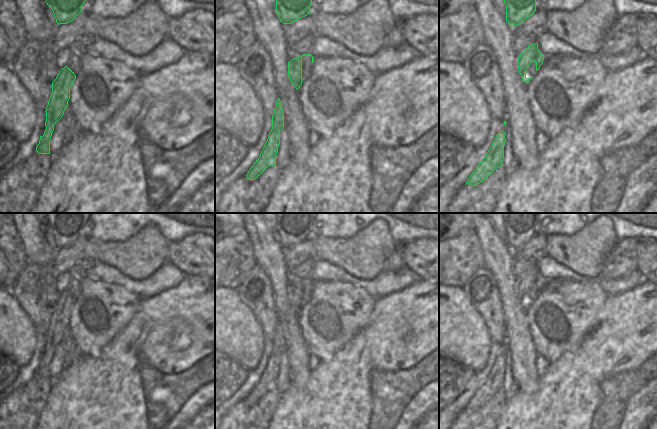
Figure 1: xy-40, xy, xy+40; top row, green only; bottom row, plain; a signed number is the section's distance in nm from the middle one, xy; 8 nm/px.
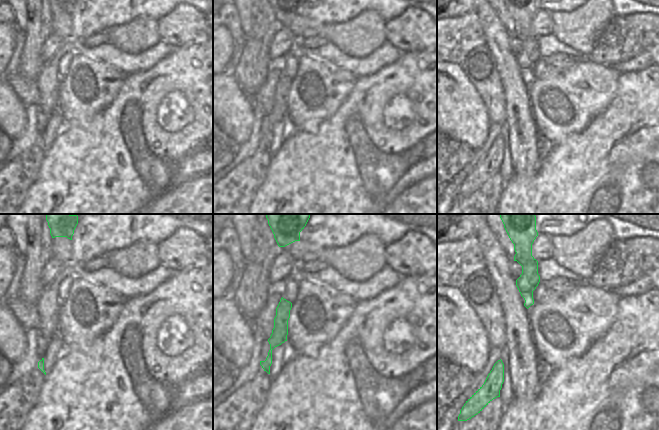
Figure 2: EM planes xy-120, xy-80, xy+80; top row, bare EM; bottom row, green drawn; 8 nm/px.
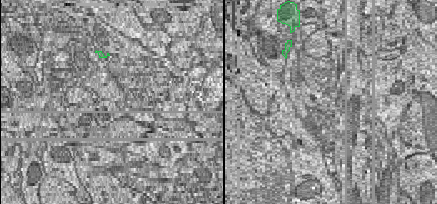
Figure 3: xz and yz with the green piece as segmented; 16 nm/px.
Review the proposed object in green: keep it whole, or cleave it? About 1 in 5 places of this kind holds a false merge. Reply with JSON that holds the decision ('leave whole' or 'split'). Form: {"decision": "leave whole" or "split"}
{"decision": "leave whole"}

